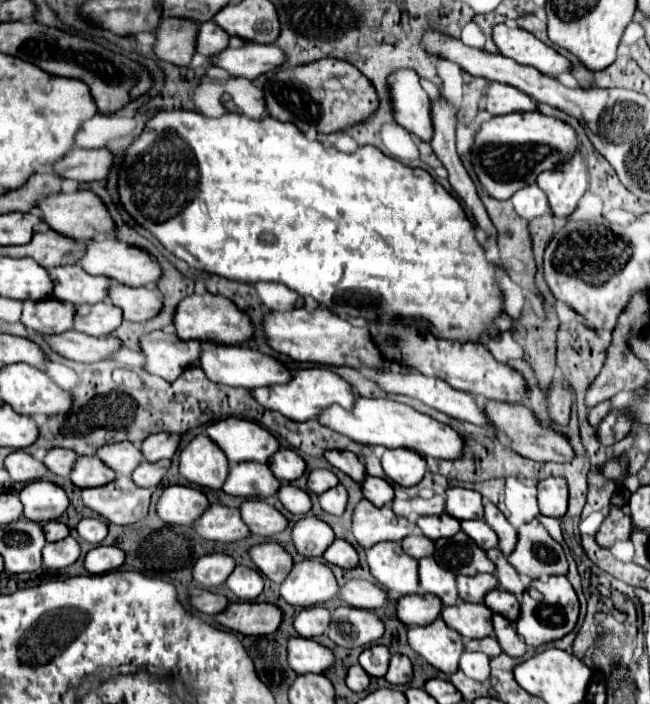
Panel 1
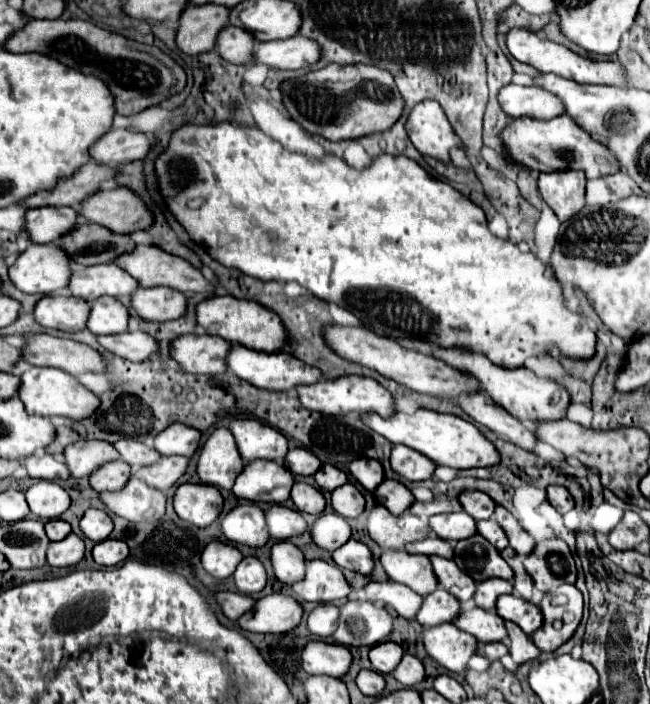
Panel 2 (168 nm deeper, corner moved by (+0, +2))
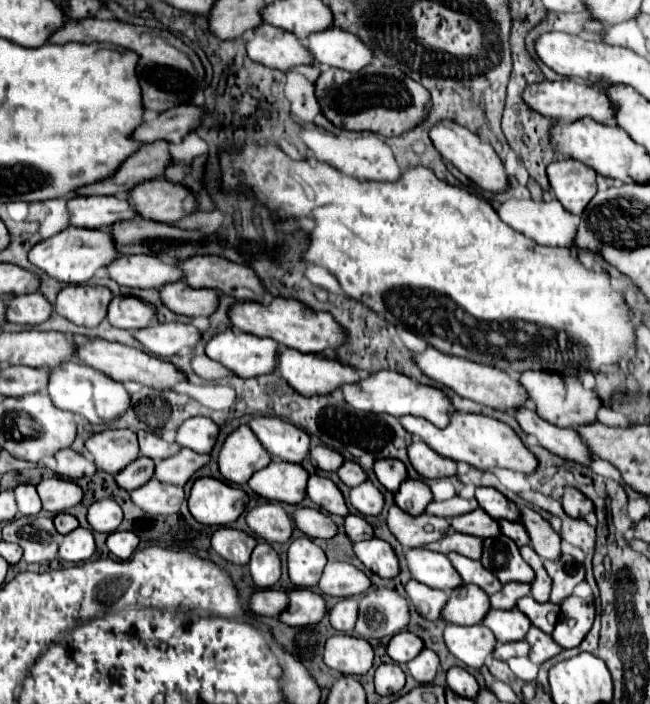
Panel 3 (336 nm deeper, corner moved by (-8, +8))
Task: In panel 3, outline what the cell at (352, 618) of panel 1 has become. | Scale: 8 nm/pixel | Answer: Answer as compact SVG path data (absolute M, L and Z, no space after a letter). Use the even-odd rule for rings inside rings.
M376 588L360 598L354 634L370 640L394 636L406 628L410 620L408 602L396 590Z

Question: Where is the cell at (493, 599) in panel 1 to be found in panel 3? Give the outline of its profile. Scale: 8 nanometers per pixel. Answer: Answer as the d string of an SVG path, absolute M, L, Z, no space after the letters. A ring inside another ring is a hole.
M524 596L516 602L516 608L522 610L530 618L530 622L546 634L550 634L554 630L554 626L558 624L558 614L560 614L558 604L552 604L552 602L540 604L540 602L532 600L532 596Z

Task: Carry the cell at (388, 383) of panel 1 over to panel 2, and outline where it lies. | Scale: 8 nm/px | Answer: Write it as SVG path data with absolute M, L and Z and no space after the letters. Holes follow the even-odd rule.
M468 394L458 398L458 404L464 408L466 414L470 414L478 424L490 428L498 436L510 440L512 444L524 448L524 450L534 450L536 436L530 426L524 422L516 420L512 414L508 414L502 406L492 402L488 394Z

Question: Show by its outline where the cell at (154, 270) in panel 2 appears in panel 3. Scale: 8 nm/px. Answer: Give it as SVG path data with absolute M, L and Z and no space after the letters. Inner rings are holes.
M192 256L184 262L180 262L182 268L182 282L188 284L190 288L212 288L218 290L222 294L228 294L236 300L260 300L262 294L266 292L258 280L258 276L254 274L254 270L250 270L248 266L240 266L234 264L230 260L218 258L218 256Z

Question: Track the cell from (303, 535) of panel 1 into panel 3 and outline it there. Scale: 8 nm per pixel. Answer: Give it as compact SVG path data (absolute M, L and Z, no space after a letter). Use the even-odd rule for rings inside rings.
M348 514L344 518L344 530L352 542L372 538L372 526L362 516L356 516L356 514Z

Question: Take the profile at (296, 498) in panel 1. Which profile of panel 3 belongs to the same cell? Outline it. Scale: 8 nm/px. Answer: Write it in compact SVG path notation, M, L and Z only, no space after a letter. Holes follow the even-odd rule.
M312 474L308 478L308 498L318 506L318 508L324 508L326 512L330 514L338 514L338 516L346 516L348 514L348 508L344 504L344 496L342 492L338 490L338 486L330 480L330 478L324 478L324 476L316 476Z

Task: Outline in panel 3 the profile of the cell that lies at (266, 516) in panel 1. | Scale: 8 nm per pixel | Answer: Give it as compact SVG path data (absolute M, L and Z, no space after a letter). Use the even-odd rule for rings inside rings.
M296 508L292 514L292 522L298 530L302 530L310 538L332 538L336 534L336 524L332 518L324 516L316 508Z

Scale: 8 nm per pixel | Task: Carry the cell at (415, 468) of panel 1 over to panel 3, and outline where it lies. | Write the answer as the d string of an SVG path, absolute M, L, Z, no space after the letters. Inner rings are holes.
M424 442L410 444L408 458L410 458L410 464L414 466L414 470L422 478L444 478L444 476L452 476L456 472L456 462L436 454Z

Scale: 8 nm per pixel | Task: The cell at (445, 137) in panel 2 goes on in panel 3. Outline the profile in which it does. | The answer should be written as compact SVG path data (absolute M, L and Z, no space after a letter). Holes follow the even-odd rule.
M440 120L430 128L430 140L432 140L434 148L442 154L444 160L450 160L462 174L466 174L480 188L484 188L488 192L506 190L508 182L506 182L506 172L504 172L502 160L492 150L492 146L488 142L484 142L478 134L456 124L456 120Z

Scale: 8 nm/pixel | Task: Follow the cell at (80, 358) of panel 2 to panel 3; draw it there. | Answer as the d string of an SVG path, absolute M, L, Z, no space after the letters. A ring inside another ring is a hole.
M76 338L76 354L74 358L84 362L86 366L96 368L98 372L108 374L112 380L118 382L126 382L126 380L134 380L134 382L142 382L144 386L150 386L154 390L170 390L174 388L178 382L184 382L184 374L178 372L170 362L150 356L138 348L130 348L118 342L108 342L104 338Z

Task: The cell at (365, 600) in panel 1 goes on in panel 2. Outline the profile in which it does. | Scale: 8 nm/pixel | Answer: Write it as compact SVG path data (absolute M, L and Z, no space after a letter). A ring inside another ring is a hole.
M388 580L388 582L370 582L366 586L366 600L390 606L402 618L414 620L424 602L424 596L408 590L408 586L404 584Z

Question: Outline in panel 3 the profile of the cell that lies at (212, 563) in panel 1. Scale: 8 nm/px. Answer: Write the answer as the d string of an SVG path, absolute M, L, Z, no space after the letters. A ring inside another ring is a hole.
M220 528L212 534L212 548L230 564L248 564L256 544L258 540L254 536L232 528Z

